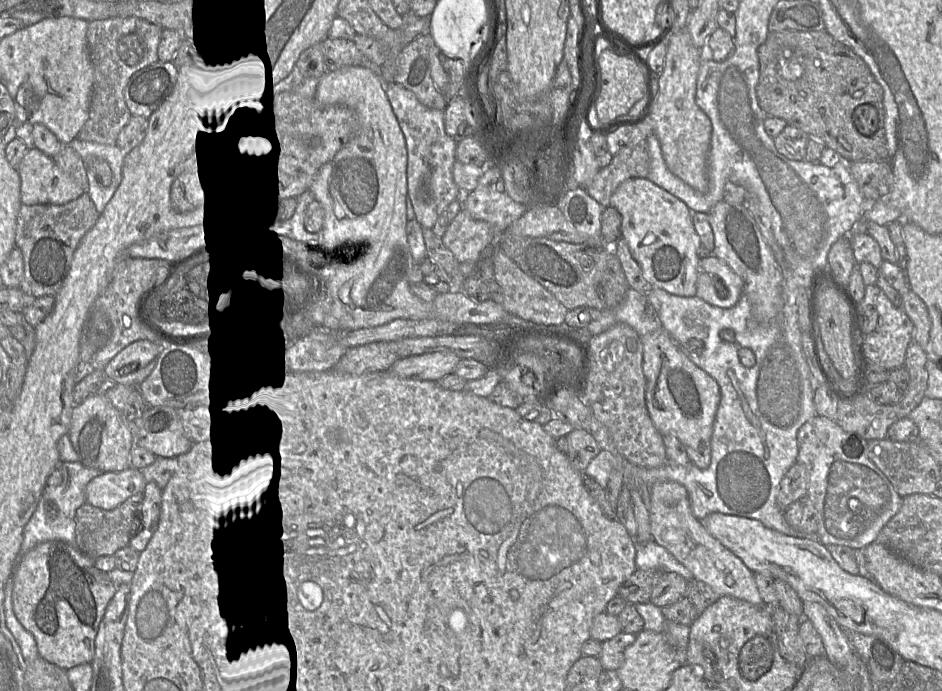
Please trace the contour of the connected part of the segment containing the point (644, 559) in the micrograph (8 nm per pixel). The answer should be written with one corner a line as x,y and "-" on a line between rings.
651,540
646,543
636,543
635,564
639,570
657,569
664,573
677,573
688,582
694,579
693,574
665,548

